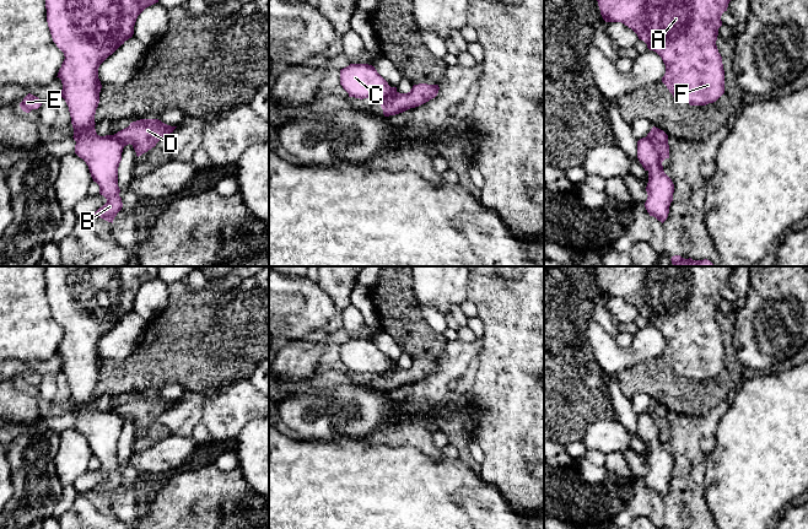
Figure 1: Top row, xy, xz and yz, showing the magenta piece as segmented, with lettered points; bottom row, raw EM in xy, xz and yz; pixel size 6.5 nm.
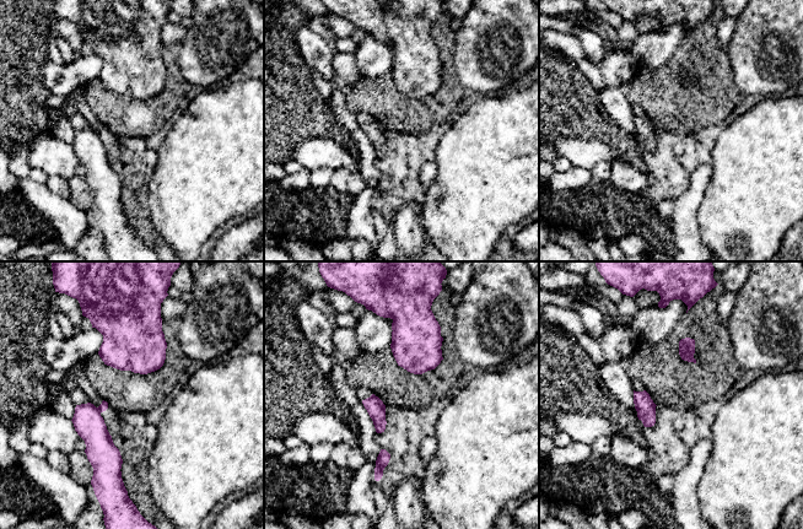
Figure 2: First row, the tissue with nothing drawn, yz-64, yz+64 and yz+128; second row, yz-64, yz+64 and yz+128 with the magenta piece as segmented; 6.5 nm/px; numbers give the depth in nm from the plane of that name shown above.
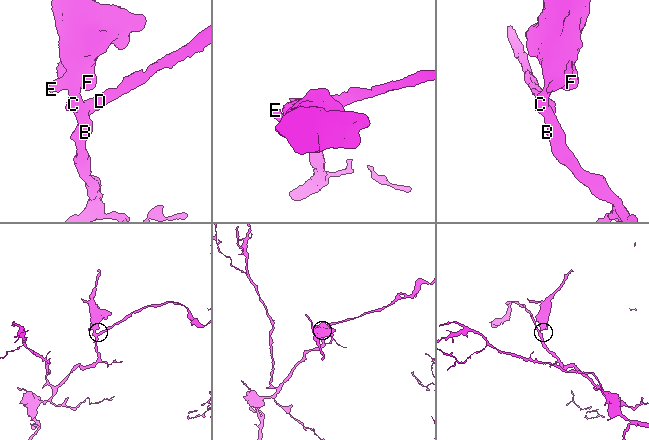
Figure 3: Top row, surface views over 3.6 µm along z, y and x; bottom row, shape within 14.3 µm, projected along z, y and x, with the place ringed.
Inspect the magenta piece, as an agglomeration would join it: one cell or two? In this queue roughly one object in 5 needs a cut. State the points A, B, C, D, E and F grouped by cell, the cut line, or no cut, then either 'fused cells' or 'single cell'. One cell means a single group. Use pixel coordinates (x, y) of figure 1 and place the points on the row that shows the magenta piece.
A B C E F / D | yz (646, 136), (653, 145), (661, 165) | fused cells

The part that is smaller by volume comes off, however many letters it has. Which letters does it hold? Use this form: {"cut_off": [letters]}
{"cut_off": ["D"]}

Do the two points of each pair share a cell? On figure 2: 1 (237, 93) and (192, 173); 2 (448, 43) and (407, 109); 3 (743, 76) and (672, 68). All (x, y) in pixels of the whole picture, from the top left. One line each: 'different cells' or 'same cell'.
1: same cell
2: same cell
3: different cells

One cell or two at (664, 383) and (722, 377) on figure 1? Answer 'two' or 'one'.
one

